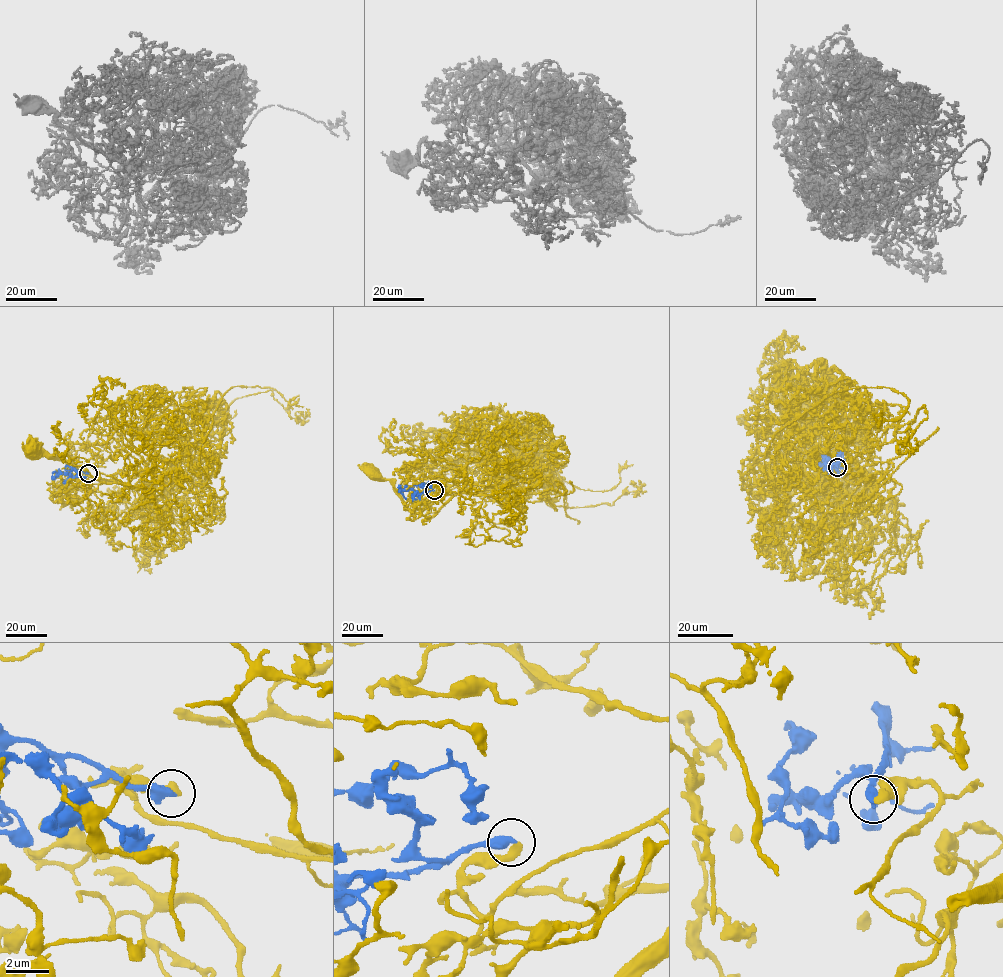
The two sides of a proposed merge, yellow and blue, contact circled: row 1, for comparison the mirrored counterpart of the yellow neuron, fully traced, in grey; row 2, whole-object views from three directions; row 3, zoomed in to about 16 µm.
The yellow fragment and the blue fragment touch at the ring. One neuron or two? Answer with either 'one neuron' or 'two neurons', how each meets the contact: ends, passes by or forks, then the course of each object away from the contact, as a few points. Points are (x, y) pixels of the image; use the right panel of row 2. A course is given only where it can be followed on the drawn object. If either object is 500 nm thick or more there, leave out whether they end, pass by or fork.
one neuron; yellow ends there; blue ends there; yellow runs (838, 467), (846, 467), (835, 479), (806, 487), (864, 499), (846, 483), (870, 459), (800, 421); blue runs (837, 467), (838, 457), (835, 465), (828, 458), (825, 463), (834, 463), (841, 455)

